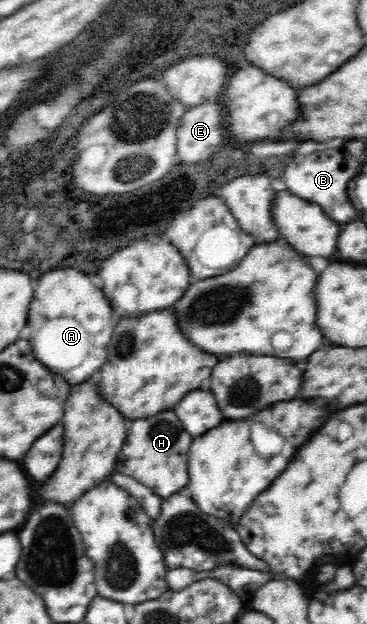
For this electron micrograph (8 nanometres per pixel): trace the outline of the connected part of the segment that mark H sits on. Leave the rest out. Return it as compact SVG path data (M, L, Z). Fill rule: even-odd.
M161 412L149 420L135 420L131 422L127 442L119 452L117 472L133 476L162 499L169 498L187 484L187 452L191 442L193 438L171 412Z

